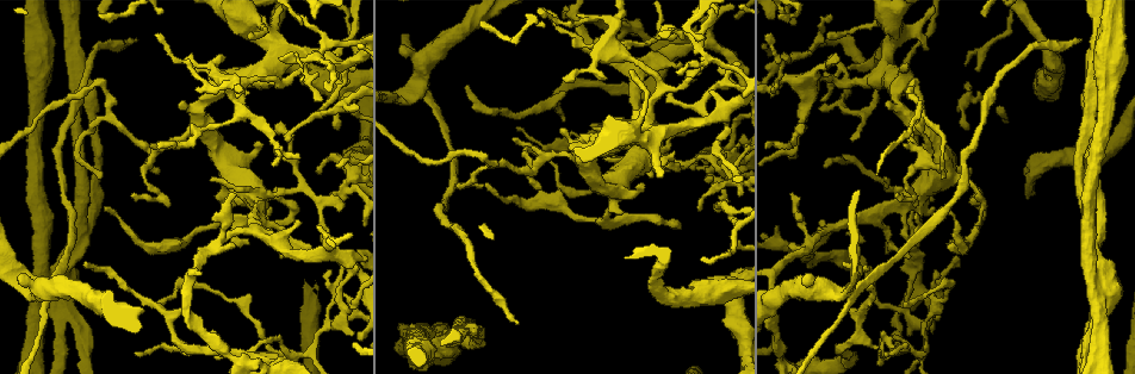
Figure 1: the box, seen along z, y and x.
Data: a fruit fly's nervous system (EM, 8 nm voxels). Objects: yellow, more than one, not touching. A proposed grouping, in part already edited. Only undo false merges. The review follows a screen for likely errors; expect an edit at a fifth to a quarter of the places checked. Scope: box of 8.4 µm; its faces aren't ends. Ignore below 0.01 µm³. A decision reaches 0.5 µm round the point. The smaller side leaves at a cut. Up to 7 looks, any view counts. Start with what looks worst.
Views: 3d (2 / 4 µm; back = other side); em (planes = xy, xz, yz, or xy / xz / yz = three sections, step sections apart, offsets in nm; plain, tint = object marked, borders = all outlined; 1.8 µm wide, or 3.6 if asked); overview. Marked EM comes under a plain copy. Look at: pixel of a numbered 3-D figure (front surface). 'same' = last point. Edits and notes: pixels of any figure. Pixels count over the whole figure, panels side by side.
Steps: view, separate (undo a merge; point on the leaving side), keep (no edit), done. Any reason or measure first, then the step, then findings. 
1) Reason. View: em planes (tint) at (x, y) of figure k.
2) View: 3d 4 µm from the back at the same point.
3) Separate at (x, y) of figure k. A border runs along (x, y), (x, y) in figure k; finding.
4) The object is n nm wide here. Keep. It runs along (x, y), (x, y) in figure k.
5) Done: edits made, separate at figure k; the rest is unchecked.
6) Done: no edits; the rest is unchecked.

Four-way junction. View: em 3.6 µm xz step 16 (tint) at (422, 91) of figure 1.

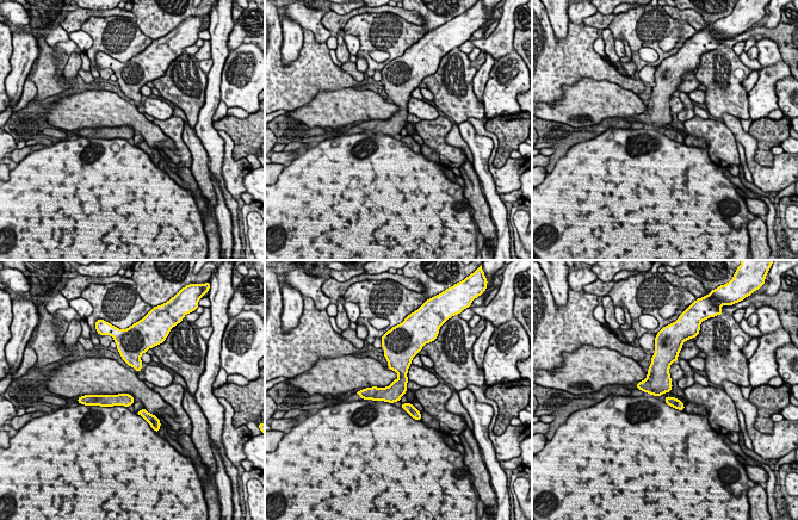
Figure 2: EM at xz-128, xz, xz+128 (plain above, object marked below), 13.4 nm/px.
View: em 3.6 µm planes (borders) at the same point.

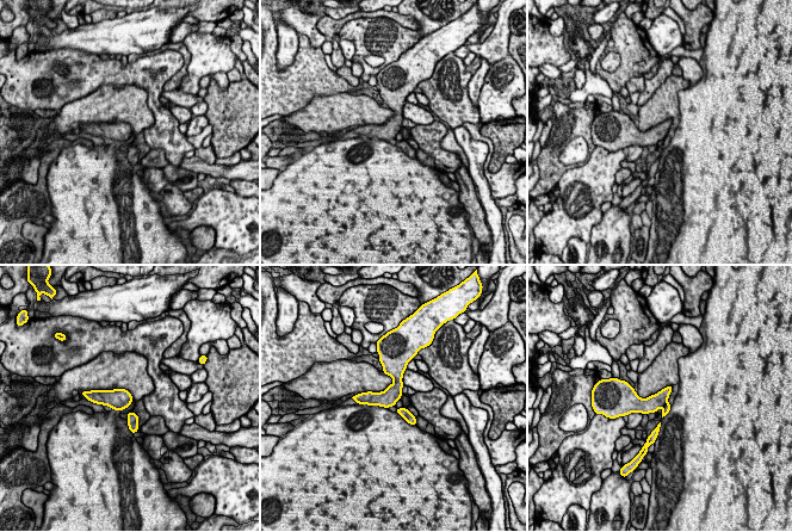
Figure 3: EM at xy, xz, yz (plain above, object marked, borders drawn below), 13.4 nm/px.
Separate at (666, 409) of figure 3. A border runs along (667, 401), (662, 407) in figure 3; a second cell is stuck on.

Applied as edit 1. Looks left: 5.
Four arms meet. View: em planes (tint) at (244, 80) of figure 1.

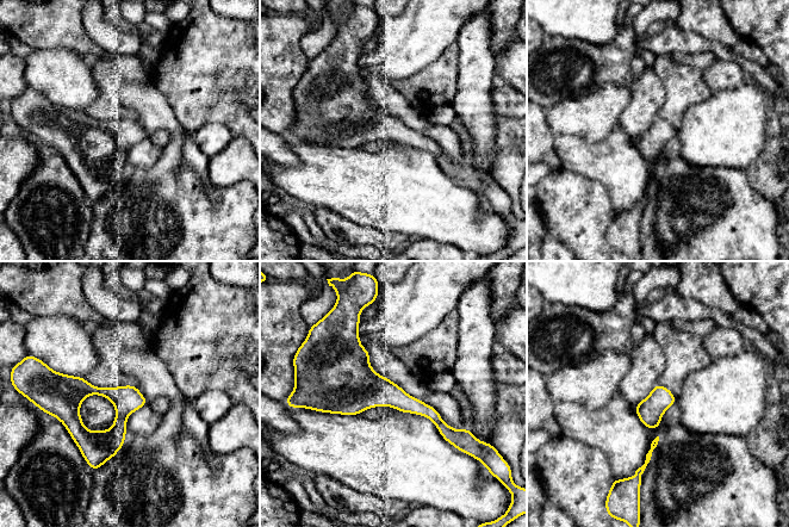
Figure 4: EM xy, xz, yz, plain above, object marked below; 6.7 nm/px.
Keep. One cell here.

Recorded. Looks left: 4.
Side arm on a straight run. View: 3d 4 µm at (915, 264) of figure 1.

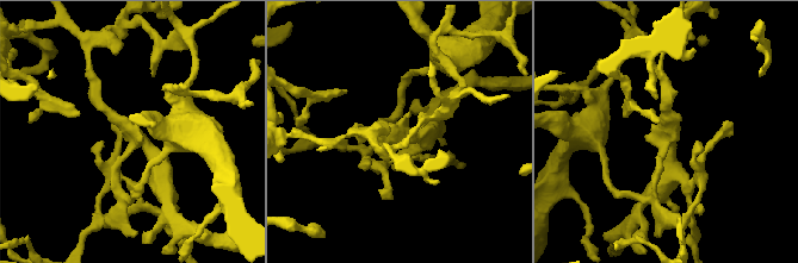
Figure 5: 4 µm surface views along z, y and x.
View: em yz step 4 (tint) at (670, 134) of figure 5.

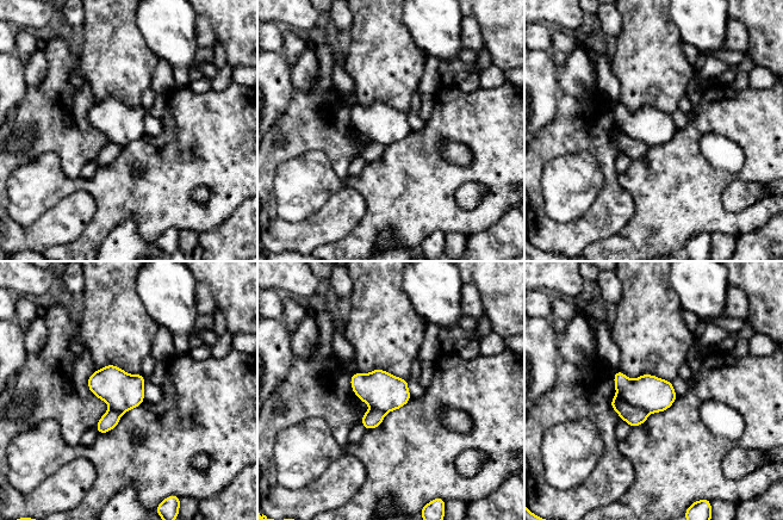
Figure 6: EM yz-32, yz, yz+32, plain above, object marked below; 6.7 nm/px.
Separate at (648, 392) of figure 6. A border runs along (616, 394), (648, 414) in figure 6; two cells meet here.

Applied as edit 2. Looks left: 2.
Done: edits made, separate at figure 3, separate at figure 6; the rest is unchecked.

